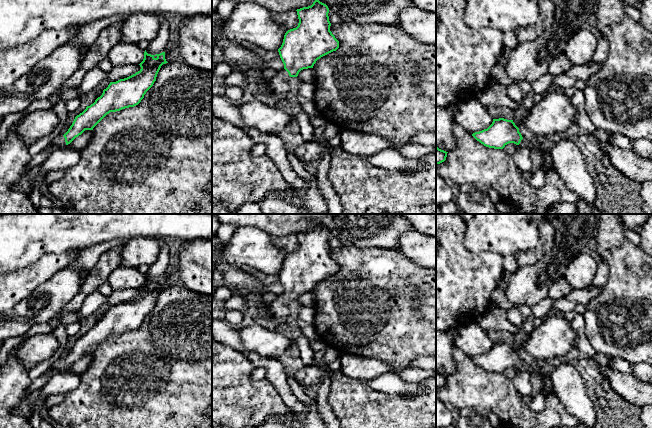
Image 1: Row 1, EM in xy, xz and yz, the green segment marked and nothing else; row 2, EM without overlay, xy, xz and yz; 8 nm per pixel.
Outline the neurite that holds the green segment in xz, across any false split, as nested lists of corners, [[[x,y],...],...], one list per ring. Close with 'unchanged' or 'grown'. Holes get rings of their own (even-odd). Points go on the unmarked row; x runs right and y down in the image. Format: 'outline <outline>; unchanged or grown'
outline [[[315,224],[311,230],[296,235],[299,243],[298,250],[285,257],[283,267],[278,273],[284,293],[269,304],[268,314],[260,318],[260,323],[272,330],[283,330],[286,326],[290,301],[297,301],[303,293],[313,292],[318,283],[339,272],[339,265],[330,255],[329,232],[326,228]]]; grown

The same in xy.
outline [[[145,274],[144,283],[139,288],[141,293],[127,302],[110,306],[102,319],[75,341],[68,355],[64,359],[55,360],[50,369],[55,372],[64,371],[85,354],[93,354],[110,336],[138,329],[156,305],[161,290],[166,287],[165,276],[151,279]]]; grown

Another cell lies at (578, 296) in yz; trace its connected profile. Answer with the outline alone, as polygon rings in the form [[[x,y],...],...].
[[[603,287],[573,289],[572,292],[565,297],[553,301],[551,312],[564,315],[568,311],[574,310],[577,304],[586,306],[592,299],[597,297],[602,290]]]

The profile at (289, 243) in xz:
[[[290,233],[281,237],[272,237],[272,241],[283,250],[285,257],[290,253],[296,252],[299,247],[297,235],[295,233]]]

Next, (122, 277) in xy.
[[[120,265],[108,276],[107,282],[113,289],[140,288],[144,283],[145,274],[138,268],[124,267]]]

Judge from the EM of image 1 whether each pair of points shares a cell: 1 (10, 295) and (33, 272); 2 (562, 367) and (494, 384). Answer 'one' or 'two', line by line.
1: one
2: two

